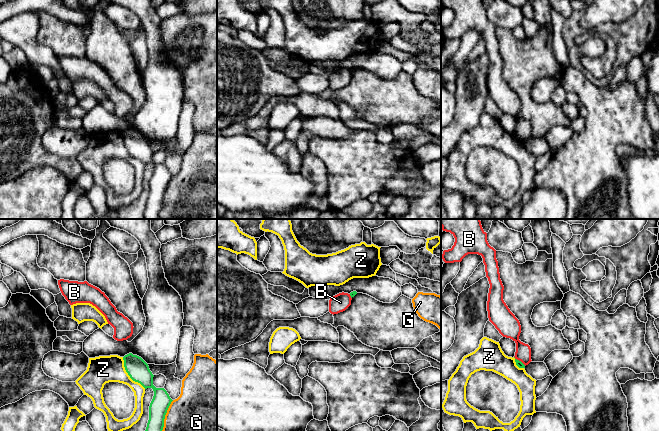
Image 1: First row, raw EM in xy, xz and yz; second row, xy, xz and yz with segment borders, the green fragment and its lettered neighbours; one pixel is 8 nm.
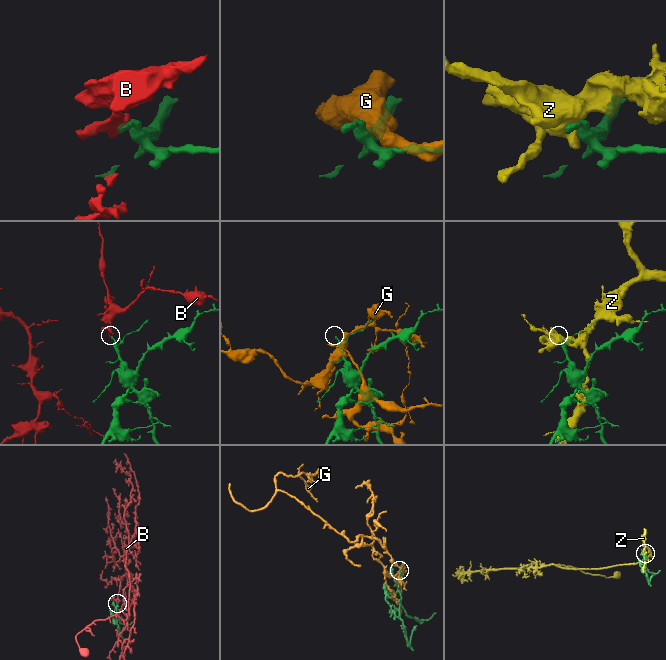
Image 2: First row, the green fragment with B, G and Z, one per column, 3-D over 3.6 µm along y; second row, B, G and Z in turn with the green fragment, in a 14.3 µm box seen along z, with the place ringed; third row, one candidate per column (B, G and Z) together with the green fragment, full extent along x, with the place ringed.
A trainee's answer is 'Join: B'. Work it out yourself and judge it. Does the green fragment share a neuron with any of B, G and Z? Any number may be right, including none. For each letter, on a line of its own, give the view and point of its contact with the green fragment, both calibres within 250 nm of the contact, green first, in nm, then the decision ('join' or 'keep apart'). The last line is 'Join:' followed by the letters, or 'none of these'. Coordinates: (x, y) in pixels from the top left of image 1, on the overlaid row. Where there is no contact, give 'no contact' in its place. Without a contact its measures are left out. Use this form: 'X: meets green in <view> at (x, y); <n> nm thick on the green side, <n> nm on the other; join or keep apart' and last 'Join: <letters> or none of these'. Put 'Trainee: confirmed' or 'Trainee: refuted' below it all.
B: meets green in yz at (520, 361); 50 nm thick on the green side, 130 nm on the other; keep apart
G: meets green in xy at (165, 414); 150 nm thick on the green side, 340 nm on the other; keep apart
Z: meets green in xy at (128, 374); 170 nm thick on the green side, 220 nm on the other; keep apart
Join: none of these
Trainee: refuted

